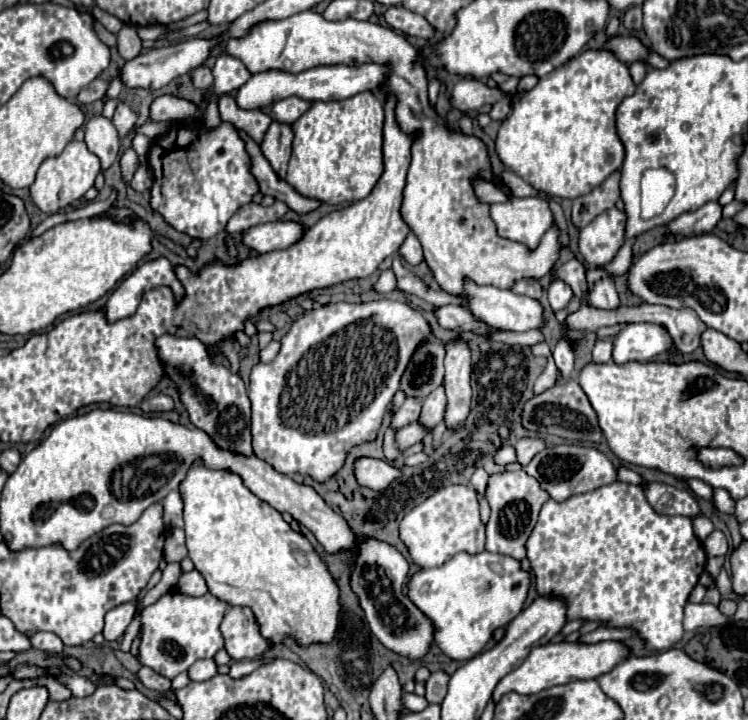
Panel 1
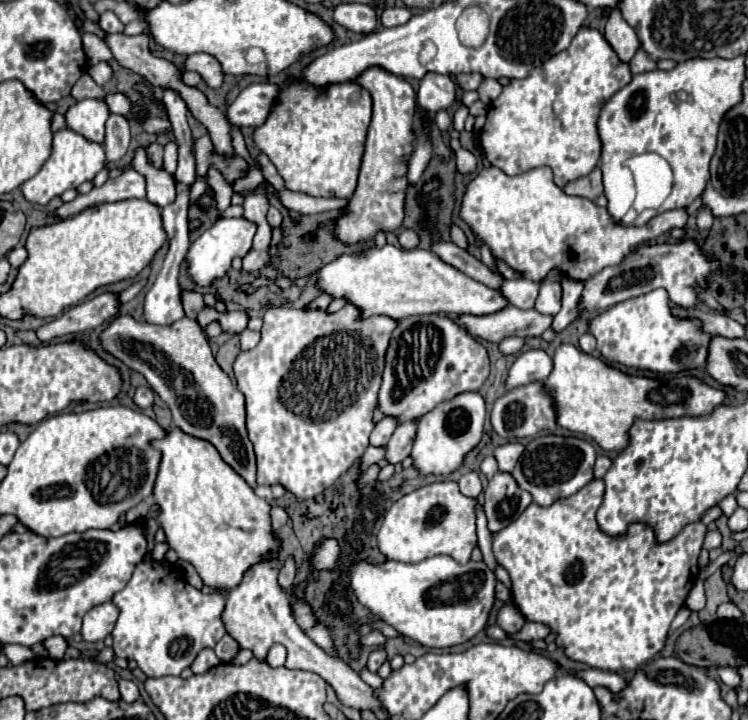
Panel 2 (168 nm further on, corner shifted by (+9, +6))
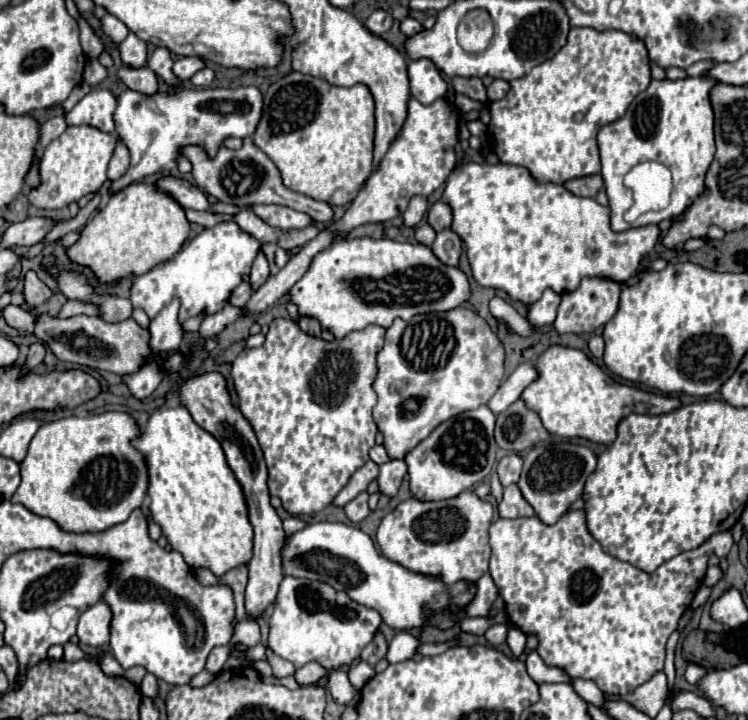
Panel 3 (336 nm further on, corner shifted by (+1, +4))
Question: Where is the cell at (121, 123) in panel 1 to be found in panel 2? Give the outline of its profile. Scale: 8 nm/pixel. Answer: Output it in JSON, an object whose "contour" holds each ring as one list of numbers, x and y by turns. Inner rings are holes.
{"contour":[[110,115,106,123,106,139,104,139,104,151,106,159,110,163,118,163,130,145,130,125,122,115]]}

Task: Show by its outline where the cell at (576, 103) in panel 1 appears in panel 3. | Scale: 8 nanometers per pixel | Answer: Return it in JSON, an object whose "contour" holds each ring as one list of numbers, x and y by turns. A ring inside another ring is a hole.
{"contour":[[572,27,566,47,562,47,554,59,536,65,526,77,510,81,510,91,500,101,479,102,466,95,456,94,455,105,463,113,480,110,486,105,492,121,488,125,488,141,492,151,502,163,522,165,538,181,566,183,568,179,586,177,600,173,600,151,596,143,596,133,600,125,612,123,622,117,630,101,642,93,650,83,648,53,640,39,622,31,596,31,592,27]]}

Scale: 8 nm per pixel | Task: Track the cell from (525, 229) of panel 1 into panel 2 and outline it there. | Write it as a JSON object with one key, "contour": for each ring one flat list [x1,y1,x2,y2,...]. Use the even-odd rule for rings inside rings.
{"contour":[[490,165,480,169,466,183,460,203,460,219,490,247,494,259,504,261,510,269,542,283,552,269,574,281,586,281,600,269,618,265,642,243,648,243,662,233,684,227,688,213,672,209,656,215,642,227,622,227,612,221,606,207,600,207,584,197,566,195,554,181,550,167,536,167,526,173,506,175]]}

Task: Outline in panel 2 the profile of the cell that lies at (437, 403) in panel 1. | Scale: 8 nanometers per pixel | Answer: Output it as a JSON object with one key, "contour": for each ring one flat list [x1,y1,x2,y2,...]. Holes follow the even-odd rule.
{"contour":[[408,421,408,425,398,425,394,435,386,445,386,461,390,465,402,463,412,451,412,437,416,437,418,421]]}

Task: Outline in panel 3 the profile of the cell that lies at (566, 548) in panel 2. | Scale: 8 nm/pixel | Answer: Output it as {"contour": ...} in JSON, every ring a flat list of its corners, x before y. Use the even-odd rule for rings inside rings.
{"contour":[[576,509,576,511,566,511,554,525,546,525,540,523,540,519,534,517,524,517,524,519,498,519,490,525,490,547,492,547,492,557,490,557,490,575,500,591,500,595,504,597,506,603,506,613,508,619,512,623,516,623,526,635,536,635,540,639,538,645,538,653,540,657,554,667,562,667,568,675,572,677,582,677,582,679,590,679,594,681,604,693,616,693,616,695,628,695,632,693,636,687,640,687,642,683,646,683,656,671,660,671,664,667,664,657,666,657,666,641,668,637,676,631,678,621,682,619,682,615,688,611,696,589,702,585,704,573,706,573,706,565,708,565,708,557,710,555,718,555,724,557,730,547,732,547,732,535,730,531,720,531,716,535,712,535,712,539,708,539,708,543,702,543,700,547,692,549,692,551,684,551,676,557,672,557,670,561,666,561,666,565,660,565,656,571,646,573,640,571,638,567,634,567,632,563,624,563,612,555,608,555,602,545,590,535,588,527,586,527,586,519,584,519,584,509]]}

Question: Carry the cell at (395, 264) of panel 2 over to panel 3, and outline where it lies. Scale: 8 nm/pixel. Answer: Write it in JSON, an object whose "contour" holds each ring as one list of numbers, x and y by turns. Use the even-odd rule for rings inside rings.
{"contour":[[340,239,332,247,318,253,306,271,306,275,290,289,290,301,298,305,300,315,314,317,324,329,330,329,336,337,344,337,350,331,364,329,368,325,390,327,394,319,408,321,420,313,450,311,470,299,470,283,462,269,448,267,432,255,426,245,398,243,392,239]]}

